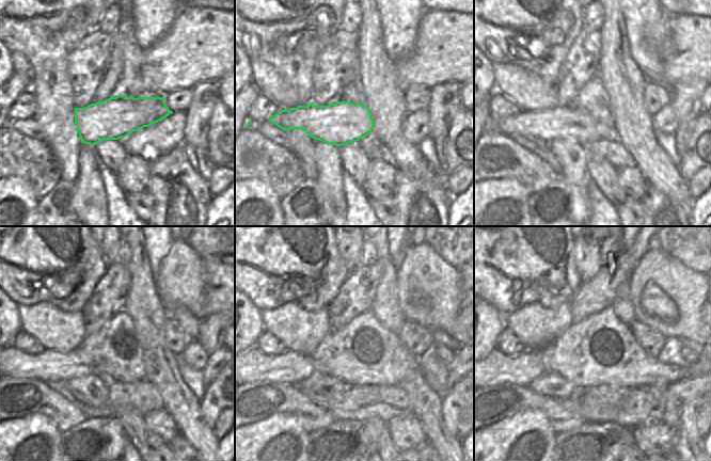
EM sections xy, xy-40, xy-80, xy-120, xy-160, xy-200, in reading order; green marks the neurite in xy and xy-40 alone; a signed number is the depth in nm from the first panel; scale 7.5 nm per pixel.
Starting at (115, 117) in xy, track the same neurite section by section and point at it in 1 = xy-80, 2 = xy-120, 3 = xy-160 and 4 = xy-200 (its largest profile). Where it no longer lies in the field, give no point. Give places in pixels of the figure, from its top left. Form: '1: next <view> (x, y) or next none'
1: next xy-80 (564, 122)
2: next xy-120 (49, 365)
3: next xy-160 (290, 367)
4: next xy-200 (495, 369)

